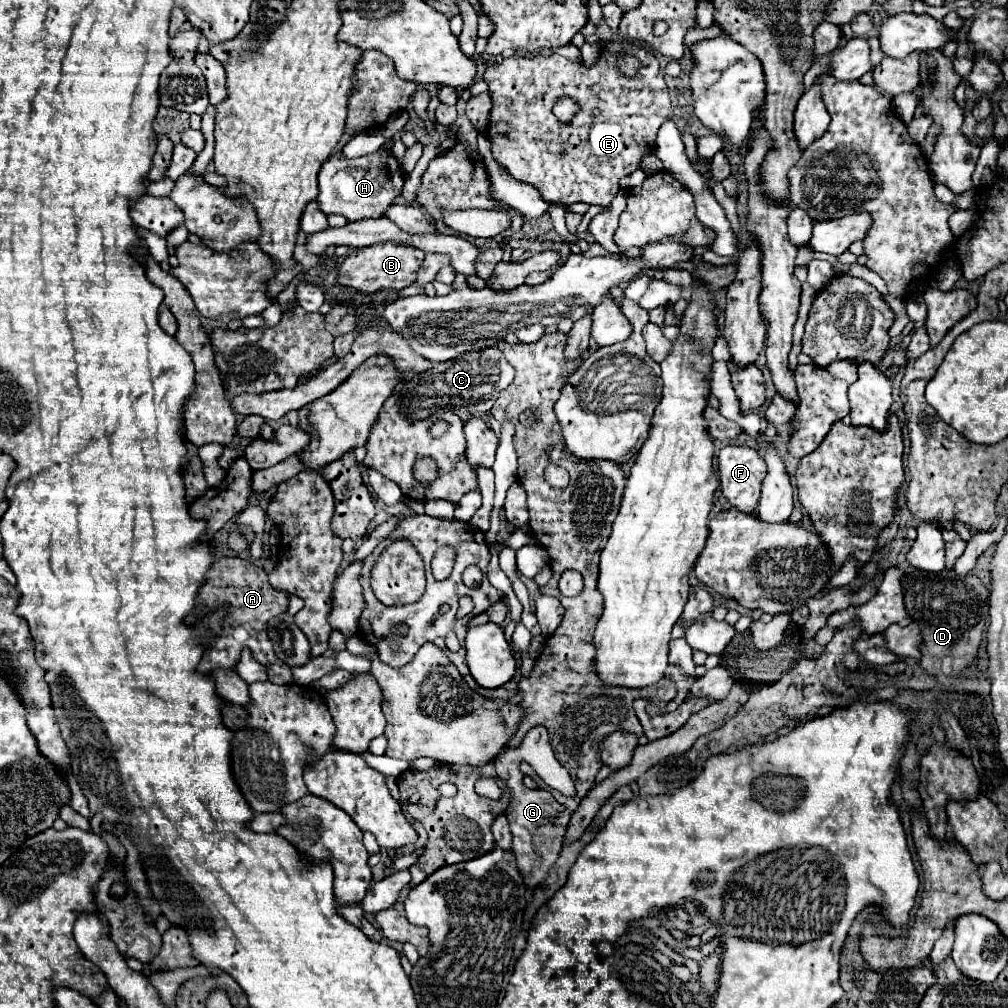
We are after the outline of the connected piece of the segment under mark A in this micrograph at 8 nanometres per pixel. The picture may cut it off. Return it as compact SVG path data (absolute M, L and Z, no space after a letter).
M218 558L210 572L206 574L206 582L200 590L198 604L212 606L212 604L230 604L230 612L224 622L224 630L220 636L208 642L204 658L202 658L202 672L210 672L216 668L236 668L240 654L244 648L248 648L260 664L266 666L270 682L274 684L290 684L292 682L292 668L288 668L272 648L272 642L268 640L268 622L274 616L280 616L288 610L290 594L272 588L268 582L268 576L258 564L252 564L242 558Z

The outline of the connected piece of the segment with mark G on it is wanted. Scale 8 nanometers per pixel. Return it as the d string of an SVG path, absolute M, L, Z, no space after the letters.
M504 748L498 758L494 760L496 776L502 778L510 790L510 804L506 810L510 830L514 836L512 850L516 854L520 872L524 876L524 882L528 886L538 886L544 882L550 866L558 860L560 848L562 848L566 826L570 822L570 810L564 808L560 802L554 800L554 796L548 790L530 790L522 784L522 772L518 768L520 758L516 756L514 748Z

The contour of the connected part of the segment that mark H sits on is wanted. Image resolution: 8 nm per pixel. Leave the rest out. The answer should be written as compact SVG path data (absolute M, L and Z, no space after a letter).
M378 150L364 158L352 160L336 152L328 160L322 164L318 174L320 194L316 198L320 210L326 214L342 214L350 222L362 218L380 218L404 186L404 172L396 158L386 150Z

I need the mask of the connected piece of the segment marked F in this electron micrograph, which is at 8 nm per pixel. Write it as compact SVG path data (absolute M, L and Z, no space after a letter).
M724 446L718 454L718 478L720 478L720 496L718 502L724 510L738 508L742 512L754 512L760 500L760 484L766 476L766 464L754 448L748 446Z

